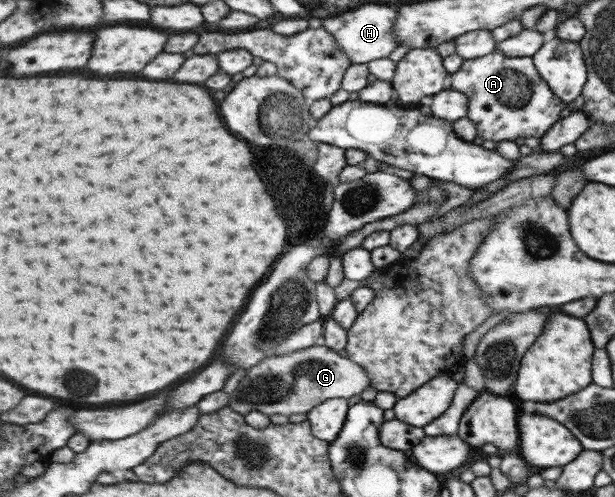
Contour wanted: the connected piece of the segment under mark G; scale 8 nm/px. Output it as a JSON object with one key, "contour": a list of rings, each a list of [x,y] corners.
{"contour":[[[321,344],[288,354],[271,355],[250,368],[235,391],[231,392],[230,406],[243,415],[253,410],[268,416],[275,413],[287,416],[308,414],[325,400],[337,397],[351,399],[372,386],[372,377],[362,365]]]}

